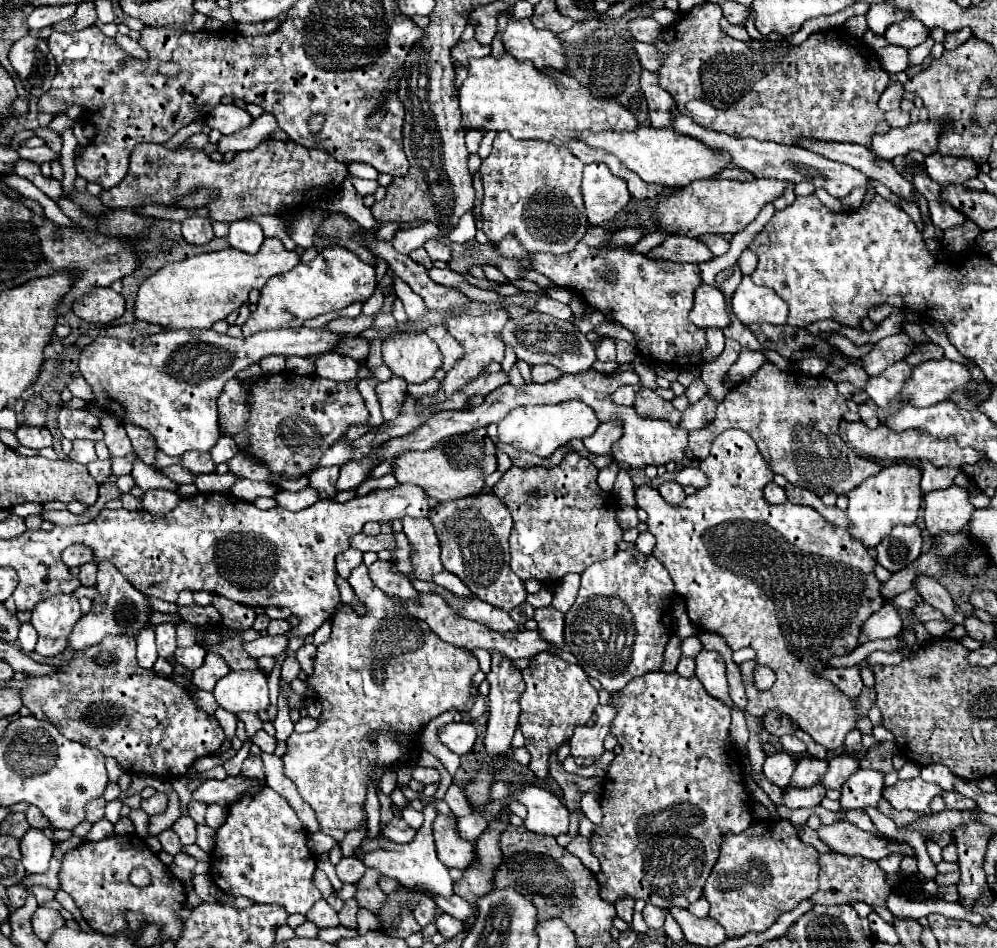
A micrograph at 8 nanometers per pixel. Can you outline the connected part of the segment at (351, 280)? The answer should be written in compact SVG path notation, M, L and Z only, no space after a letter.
M335 246L319 250L317 258L307 264L297 264L293 270L279 274L261 288L257 308L243 324L243 336L255 330L299 328L303 320L325 312L347 308L353 302L365 302L375 292L375 268L365 264L355 252Z

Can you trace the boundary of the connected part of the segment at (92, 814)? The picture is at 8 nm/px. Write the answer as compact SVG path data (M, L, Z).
M99 796L99 798L95 798L95 800L91 800L91 802L87 802L87 816L85 816L85 820L89 822L89 824L95 824L97 820L101 820L103 818L103 810L105 810L105 804L107 804L107 800L103 798L103 796Z

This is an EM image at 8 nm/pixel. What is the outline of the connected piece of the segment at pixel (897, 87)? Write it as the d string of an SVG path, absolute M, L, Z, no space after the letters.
M898 81L889 85L878 101L879 109L884 112L898 109L903 98L903 93L903 86Z

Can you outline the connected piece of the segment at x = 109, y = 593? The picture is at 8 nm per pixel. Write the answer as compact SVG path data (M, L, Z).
M99 562L99 572L97 572L97 598L93 600L93 606L89 610L89 614L81 616L81 620L75 624L73 632L71 632L71 640L69 646L73 650L85 650L89 646L101 644L101 640L105 636L121 636L127 634L131 638L137 638L139 632L143 628L153 628L151 624L151 614L155 612L149 604L149 598L137 590L131 582L127 582L117 568L113 568L113 564L105 564Z

